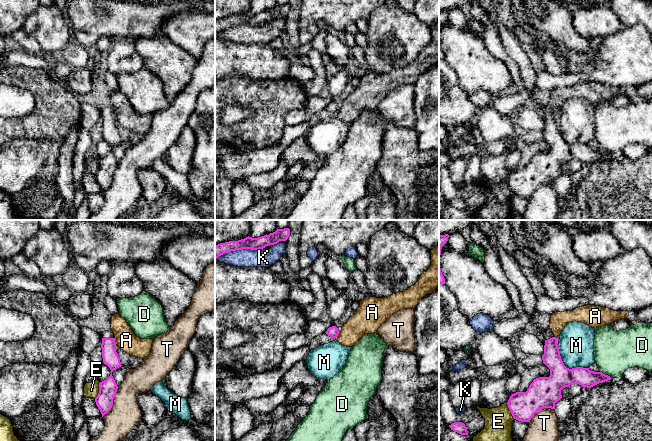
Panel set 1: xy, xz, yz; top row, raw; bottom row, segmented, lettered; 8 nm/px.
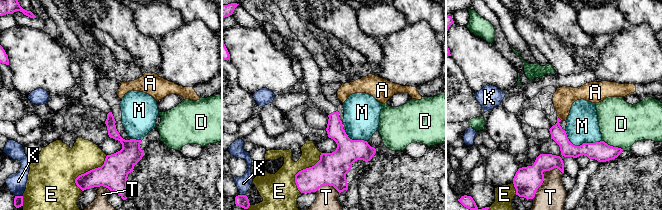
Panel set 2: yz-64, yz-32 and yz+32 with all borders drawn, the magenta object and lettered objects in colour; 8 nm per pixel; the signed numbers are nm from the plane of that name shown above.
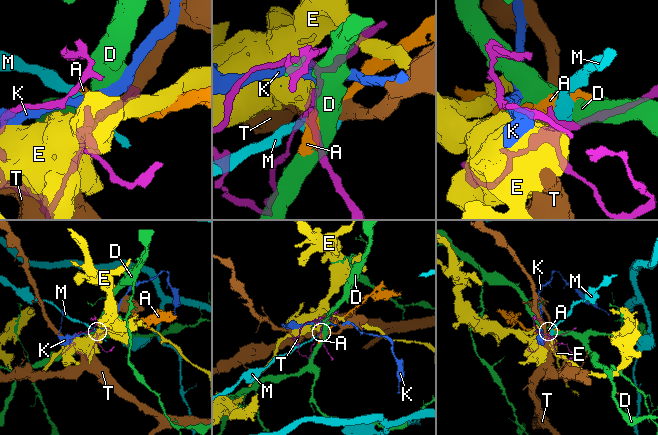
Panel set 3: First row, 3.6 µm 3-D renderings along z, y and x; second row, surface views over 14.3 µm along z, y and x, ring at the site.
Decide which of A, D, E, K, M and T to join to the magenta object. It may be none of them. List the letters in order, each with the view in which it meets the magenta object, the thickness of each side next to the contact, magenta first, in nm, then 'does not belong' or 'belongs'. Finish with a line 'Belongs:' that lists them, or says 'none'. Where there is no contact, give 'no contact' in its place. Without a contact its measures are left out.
A: xy | 130/170 nm | does not belong
D: yz | 140/340 nm | does not belong
E: yz | 220/220 nm | does not belong
K: xz | 100/140 nm | does not belong
M: yz | 240/280 nm | does not belong
T: xy | 140/260 nm | does not belong
Belongs: none

